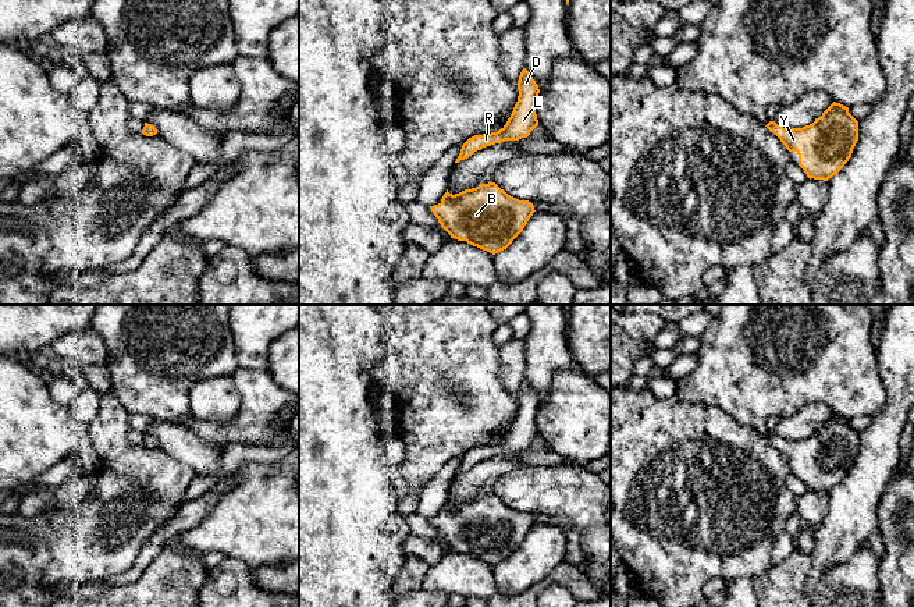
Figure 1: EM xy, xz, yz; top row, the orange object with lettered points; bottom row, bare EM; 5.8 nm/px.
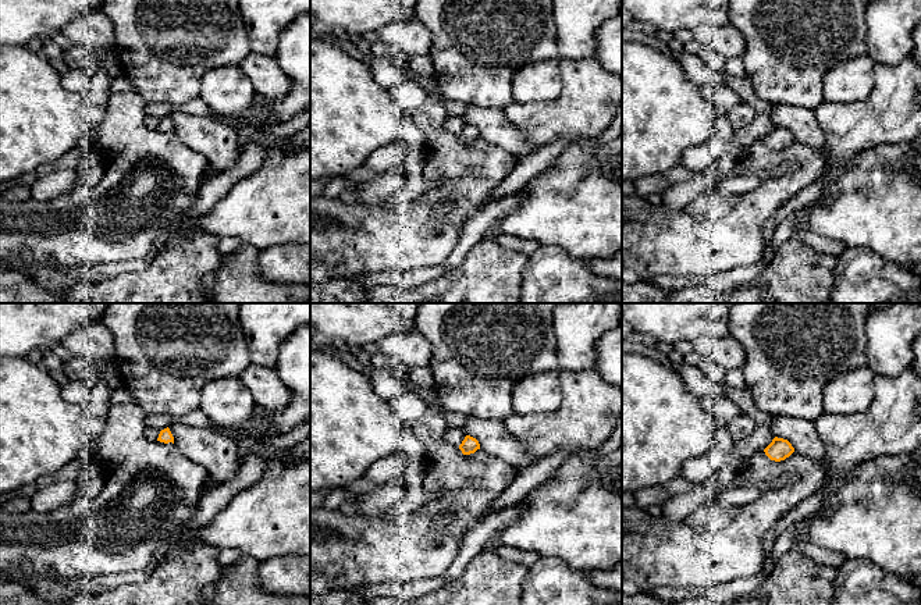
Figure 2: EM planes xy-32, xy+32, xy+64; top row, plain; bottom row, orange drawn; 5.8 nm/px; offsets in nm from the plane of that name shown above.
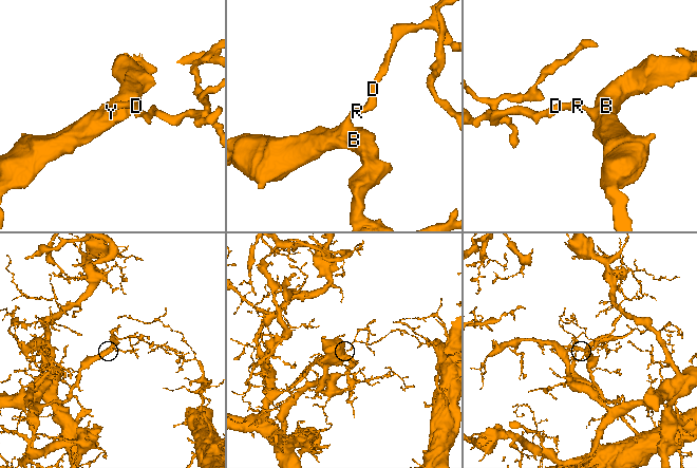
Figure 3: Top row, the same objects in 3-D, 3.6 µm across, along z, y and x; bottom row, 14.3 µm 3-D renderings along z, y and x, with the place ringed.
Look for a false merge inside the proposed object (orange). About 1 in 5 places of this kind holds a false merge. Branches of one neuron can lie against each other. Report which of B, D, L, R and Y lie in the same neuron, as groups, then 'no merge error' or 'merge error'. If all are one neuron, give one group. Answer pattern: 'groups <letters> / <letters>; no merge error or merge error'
groups B D L R Y; no merge error

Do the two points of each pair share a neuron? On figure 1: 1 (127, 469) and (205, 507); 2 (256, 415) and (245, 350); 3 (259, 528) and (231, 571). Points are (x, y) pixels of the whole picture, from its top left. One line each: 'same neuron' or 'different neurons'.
1: different neurons
2: different neurons
3: different neurons

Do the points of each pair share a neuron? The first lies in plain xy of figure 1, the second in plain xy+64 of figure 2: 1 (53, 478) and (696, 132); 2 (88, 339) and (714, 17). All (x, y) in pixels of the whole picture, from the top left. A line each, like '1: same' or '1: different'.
1: different
2: different

